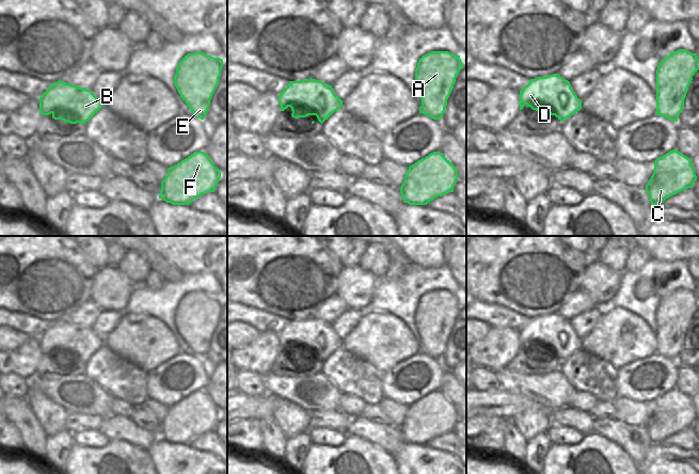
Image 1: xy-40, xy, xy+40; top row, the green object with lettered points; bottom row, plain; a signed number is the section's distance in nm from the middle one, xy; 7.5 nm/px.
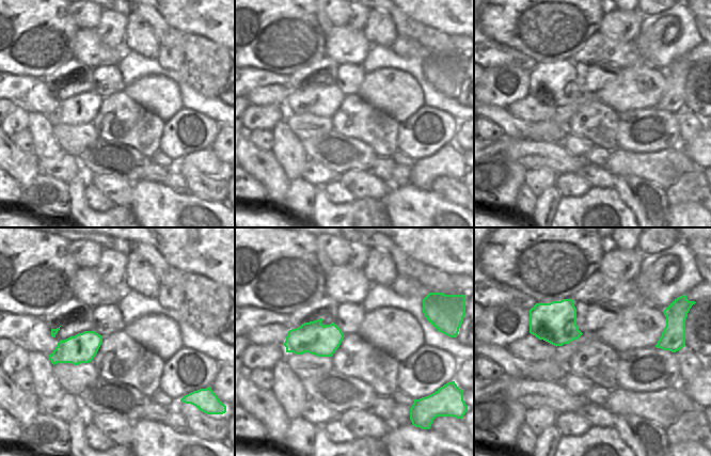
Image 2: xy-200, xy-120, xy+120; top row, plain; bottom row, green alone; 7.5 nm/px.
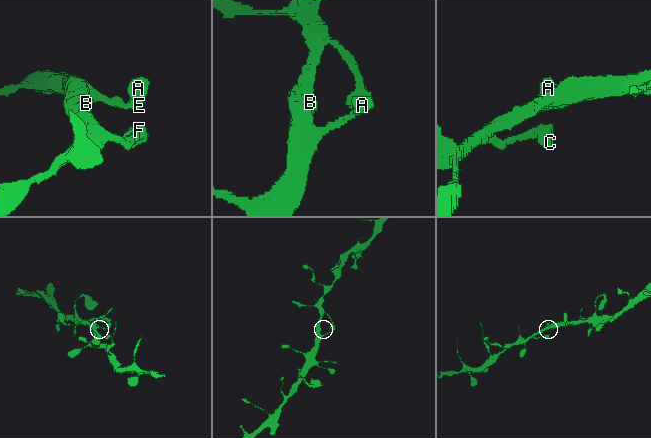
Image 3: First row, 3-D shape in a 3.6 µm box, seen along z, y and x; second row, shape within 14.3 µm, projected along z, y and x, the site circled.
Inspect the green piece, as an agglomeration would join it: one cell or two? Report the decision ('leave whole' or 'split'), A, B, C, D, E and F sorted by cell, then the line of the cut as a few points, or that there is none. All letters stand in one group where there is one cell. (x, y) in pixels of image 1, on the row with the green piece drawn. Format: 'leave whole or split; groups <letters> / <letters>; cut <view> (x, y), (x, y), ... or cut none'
leave whole; groups A B C D E F; cut none

